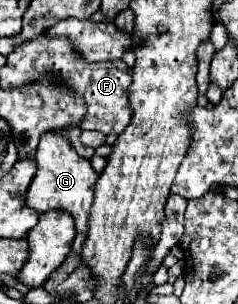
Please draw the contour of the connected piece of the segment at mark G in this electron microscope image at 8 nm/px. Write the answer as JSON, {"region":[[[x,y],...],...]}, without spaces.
{"region":[[[45,132],[37,146],[37,174],[27,190],[27,206],[33,210],[65,210],[73,214],[77,232],[87,232],[89,208],[93,204],[93,186],[99,174],[93,170],[91,162],[81,158],[65,136],[57,132]]]}

